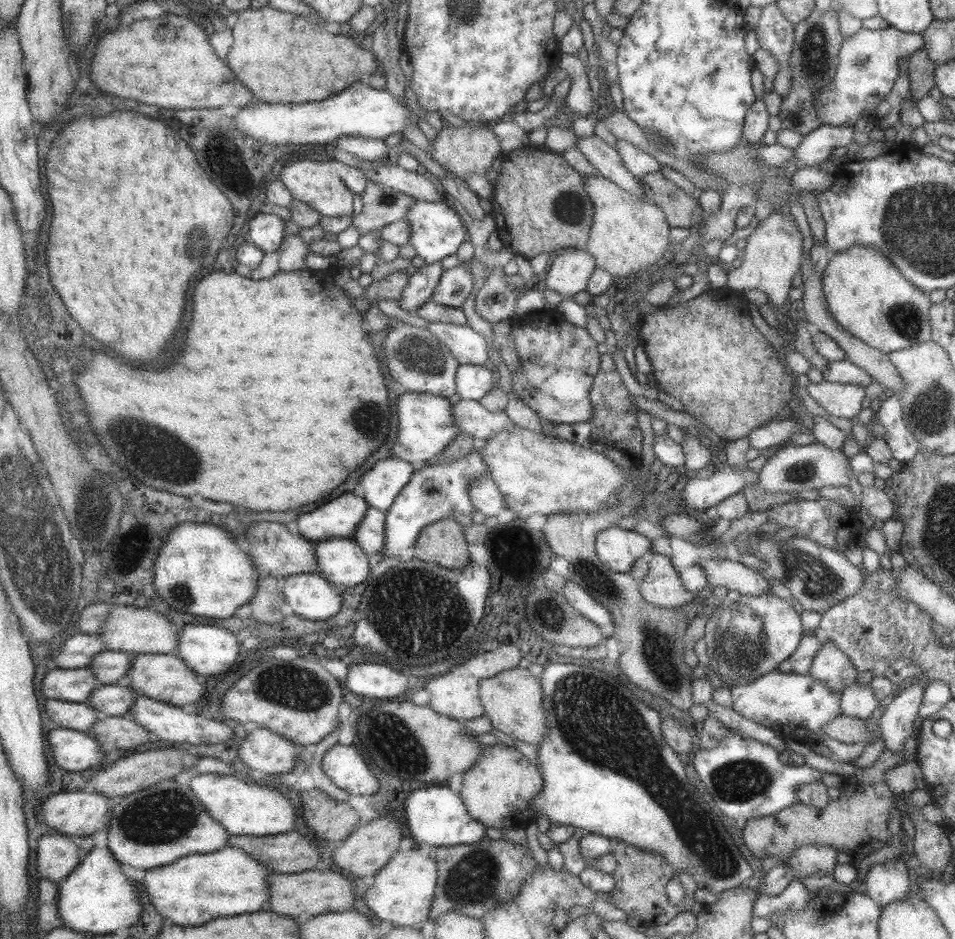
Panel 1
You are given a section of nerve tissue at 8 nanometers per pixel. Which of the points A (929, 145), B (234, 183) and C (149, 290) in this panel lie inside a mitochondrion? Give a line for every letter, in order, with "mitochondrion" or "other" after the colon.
A: other
B: other
C: other

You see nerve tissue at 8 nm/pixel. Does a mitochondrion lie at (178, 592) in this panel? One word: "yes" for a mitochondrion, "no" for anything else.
yes

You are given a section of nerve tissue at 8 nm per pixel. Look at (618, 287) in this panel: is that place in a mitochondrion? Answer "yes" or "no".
no

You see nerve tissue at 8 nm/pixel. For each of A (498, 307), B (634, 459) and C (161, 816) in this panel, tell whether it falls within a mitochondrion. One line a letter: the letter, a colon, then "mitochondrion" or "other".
A: other
B: other
C: mitochondrion

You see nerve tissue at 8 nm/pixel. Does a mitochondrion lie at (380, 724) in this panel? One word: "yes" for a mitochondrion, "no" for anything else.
yes

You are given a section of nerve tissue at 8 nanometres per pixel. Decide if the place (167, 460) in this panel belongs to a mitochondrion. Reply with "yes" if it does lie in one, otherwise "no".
yes

